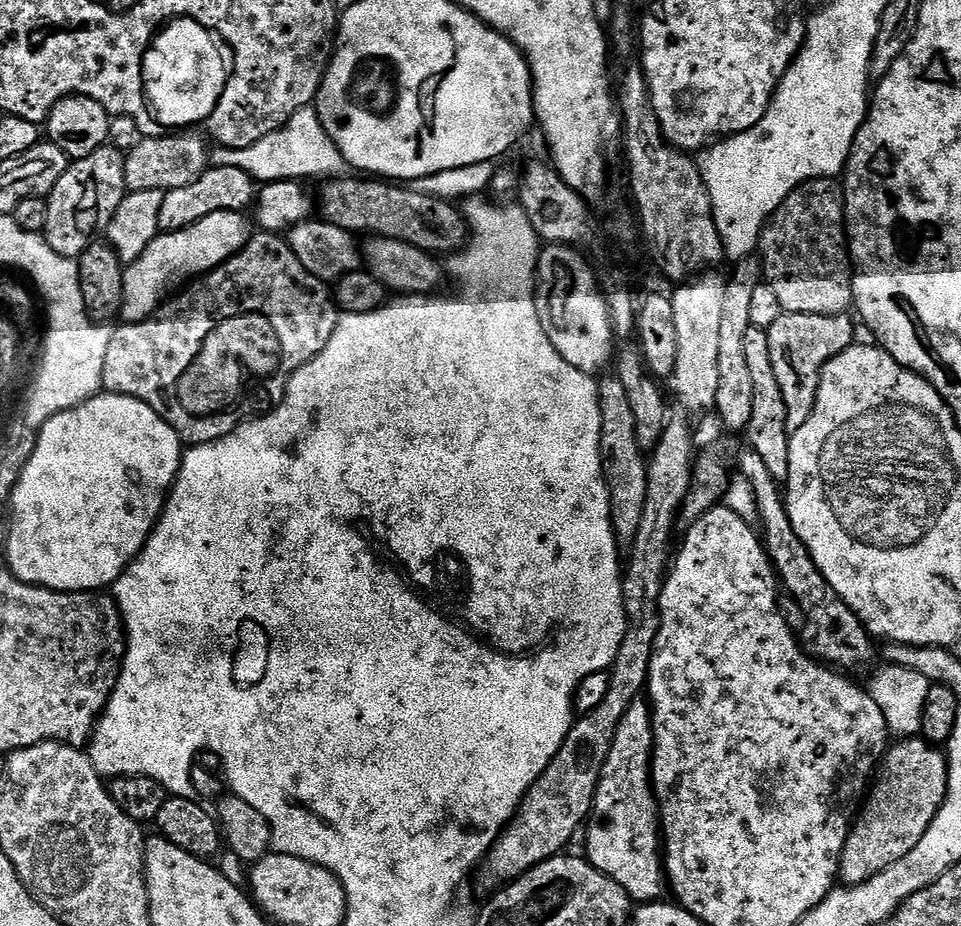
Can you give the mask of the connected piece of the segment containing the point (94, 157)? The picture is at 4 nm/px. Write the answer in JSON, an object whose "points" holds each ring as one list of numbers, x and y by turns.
{"points":[[105,146,94,150,81,160,73,160,68,169,58,178,58,182,48,193,48,217,42,233,48,245,58,254,78,258,88,249,92,236,96,231,107,229,110,218,114,218,114,210,128,192,126,174,124,173,123,151]]}

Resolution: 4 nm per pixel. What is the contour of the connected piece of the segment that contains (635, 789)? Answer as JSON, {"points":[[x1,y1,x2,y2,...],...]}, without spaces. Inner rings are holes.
{"points":[[647,699,630,702,618,730,614,746,606,754,606,766,598,782,592,814,586,821,586,859,606,873,636,902,656,902,666,892,662,863,662,836,658,831,658,805,652,791,652,709]]}

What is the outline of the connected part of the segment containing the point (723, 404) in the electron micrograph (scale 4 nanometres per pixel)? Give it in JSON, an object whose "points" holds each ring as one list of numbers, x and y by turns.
{"points":[[755,255,747,256,735,265,732,276,727,277,726,303,722,313,718,353,718,392,714,412,723,427,730,433,743,433,750,422,750,413,754,406,754,386,750,379,750,369,746,363,746,330,753,327,752,303,756,300,756,291,762,288,762,269]]}

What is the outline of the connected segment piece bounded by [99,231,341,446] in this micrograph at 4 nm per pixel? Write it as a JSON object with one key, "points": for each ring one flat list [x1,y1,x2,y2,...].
{"points":[[261,231,259,235,253,235,244,245,244,249,235,252,227,262,207,273,199,282,189,283,183,291,161,304,156,309,156,313,147,320,140,320,136,324,121,323,120,328,118,326,112,328,110,347,106,349,106,362,102,366,102,378,99,381,103,391,138,398,142,402,146,402,146,406,150,406,150,410,158,413,180,435,180,439,185,445,214,442,233,432,245,420,255,417,257,414,272,411,276,405,282,402,292,375,306,362,310,362,310,358,314,358,324,349,326,342,330,342,330,334,334,334,336,323,340,321,341,313,336,307,329,285,314,274,310,274,310,270,306,270,306,266,302,266,302,262,298,262,287,239,266,231]]}

